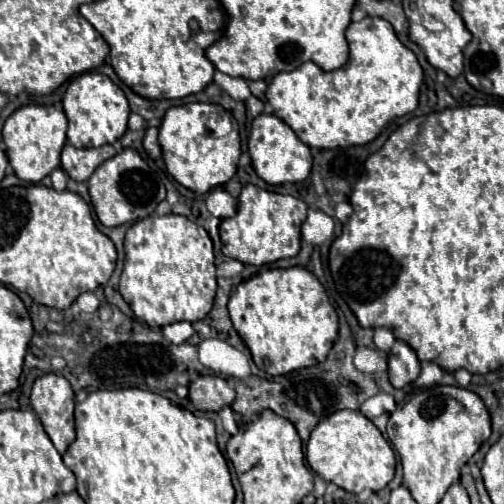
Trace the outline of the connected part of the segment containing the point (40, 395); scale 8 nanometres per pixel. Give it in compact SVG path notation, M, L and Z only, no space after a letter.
M45 374L37 378L31 390L31 408L39 416L57 452L65 454L67 446L75 440L75 396L71 384L59 374Z

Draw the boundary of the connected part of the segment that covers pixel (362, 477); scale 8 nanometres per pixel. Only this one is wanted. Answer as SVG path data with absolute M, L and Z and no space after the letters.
M339 410L321 420L307 442L307 464L323 480L337 484L347 492L383 490L395 474L395 452L379 428L357 410Z

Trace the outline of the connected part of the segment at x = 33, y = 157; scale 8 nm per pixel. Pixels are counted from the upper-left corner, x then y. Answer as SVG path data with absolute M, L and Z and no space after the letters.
M21 106L15 110L3 124L3 142L7 146L7 158L11 168L15 170L17 178L25 182L41 182L45 176L49 176L55 168L59 168L59 154L65 146L67 132L67 118L61 110L55 110L53 106Z

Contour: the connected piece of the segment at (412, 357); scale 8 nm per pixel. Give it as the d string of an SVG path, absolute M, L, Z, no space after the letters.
M397 340L389 352L389 382L395 388L403 388L415 382L415 378L419 376L419 370L421 370L421 364L415 350L409 344Z

